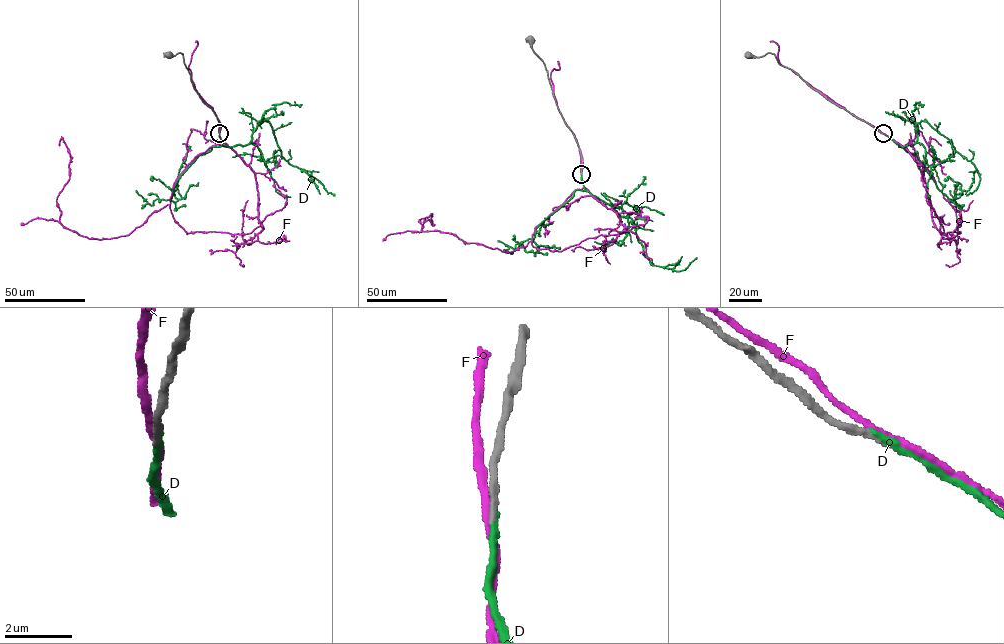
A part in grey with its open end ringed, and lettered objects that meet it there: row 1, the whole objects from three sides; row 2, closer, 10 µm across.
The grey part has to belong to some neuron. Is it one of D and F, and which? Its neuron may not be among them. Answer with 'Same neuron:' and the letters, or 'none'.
Same neuron: D

